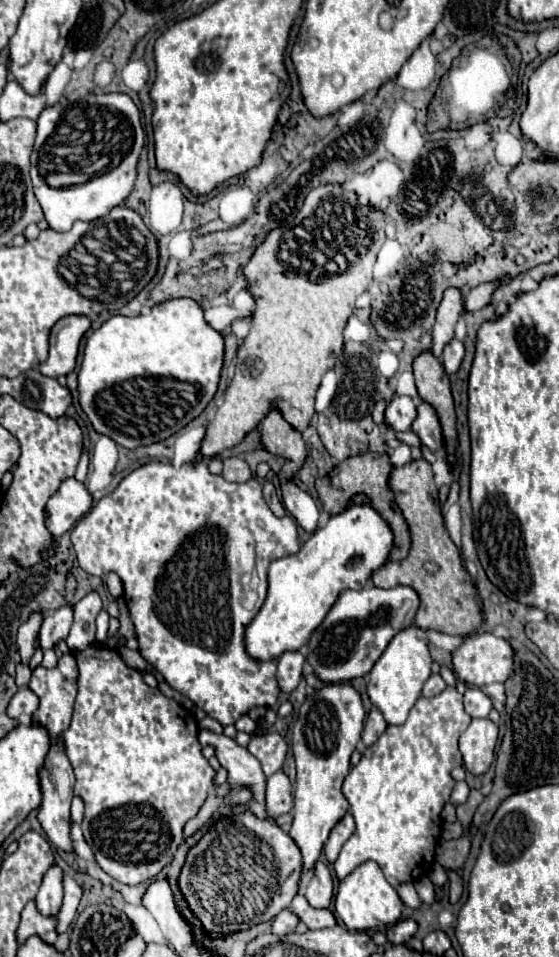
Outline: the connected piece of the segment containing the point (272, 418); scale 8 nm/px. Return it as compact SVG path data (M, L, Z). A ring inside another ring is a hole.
M273 409L261 423L261 441L267 451L285 461L277 477L281 481L293 479L307 459L307 449L301 433L295 431L277 409Z

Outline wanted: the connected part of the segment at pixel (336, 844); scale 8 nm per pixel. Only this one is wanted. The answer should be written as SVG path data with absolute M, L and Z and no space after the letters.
M347 813L347 815L331 829L329 839L327 839L325 847L323 847L323 851L325 851L327 859L329 859L329 863L333 863L333 861L337 859L337 855L339 855L343 843L351 837L353 831L355 831L355 823L353 823L353 817Z

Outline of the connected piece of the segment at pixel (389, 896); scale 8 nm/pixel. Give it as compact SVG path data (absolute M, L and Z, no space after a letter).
M367 861L359 865L349 877L345 877L335 895L335 911L351 931L367 931L367 929L385 929L395 925L401 919L403 903L397 891L387 883L381 867L375 861Z

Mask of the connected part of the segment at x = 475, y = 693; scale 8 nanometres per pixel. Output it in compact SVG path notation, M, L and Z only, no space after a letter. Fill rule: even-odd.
M473 687L473 689L467 689L467 693L465 693L465 711L473 717L473 719L477 719L477 717L487 717L489 715L489 711L491 711L491 699L481 691L481 689L477 689L477 687Z

